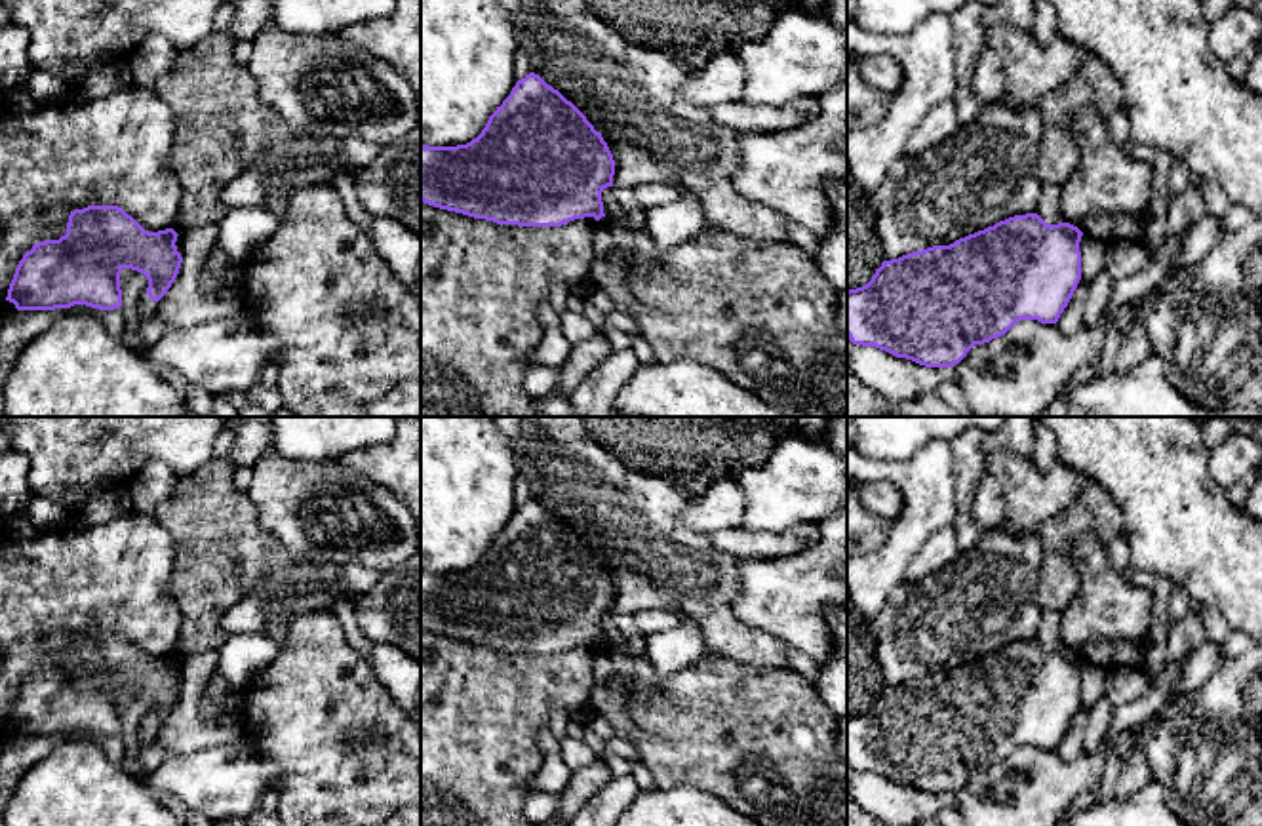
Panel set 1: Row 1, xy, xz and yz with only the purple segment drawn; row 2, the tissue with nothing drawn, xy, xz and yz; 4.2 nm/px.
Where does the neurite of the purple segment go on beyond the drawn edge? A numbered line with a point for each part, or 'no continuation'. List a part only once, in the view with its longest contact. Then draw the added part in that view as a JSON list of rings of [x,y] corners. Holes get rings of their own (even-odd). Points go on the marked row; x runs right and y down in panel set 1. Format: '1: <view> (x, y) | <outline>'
no continuation

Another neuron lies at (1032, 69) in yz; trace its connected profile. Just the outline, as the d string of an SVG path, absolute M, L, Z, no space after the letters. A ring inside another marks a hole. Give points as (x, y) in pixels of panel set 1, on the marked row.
M984 27L984 34L1005 70L999 101L1018 108L1039 105L1045 93L1062 86L1091 55L1087 48L1058 34L1049 44L1039 44L1034 32L1016 27Z

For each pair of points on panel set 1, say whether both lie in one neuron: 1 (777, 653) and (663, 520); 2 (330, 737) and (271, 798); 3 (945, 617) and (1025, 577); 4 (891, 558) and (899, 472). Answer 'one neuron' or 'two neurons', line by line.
1: one neuron
2: two neurons
3: one neuron
4: one neuron

